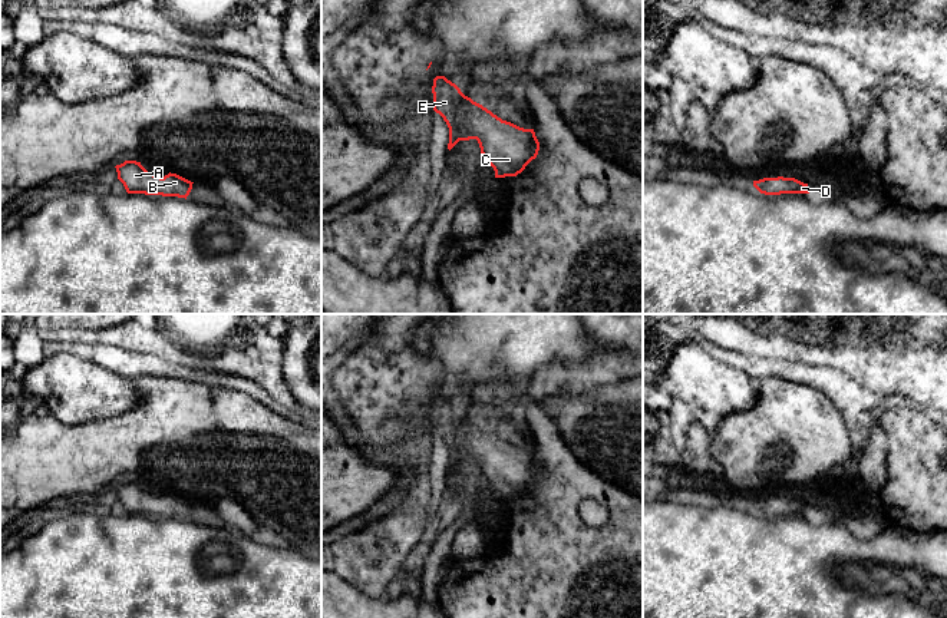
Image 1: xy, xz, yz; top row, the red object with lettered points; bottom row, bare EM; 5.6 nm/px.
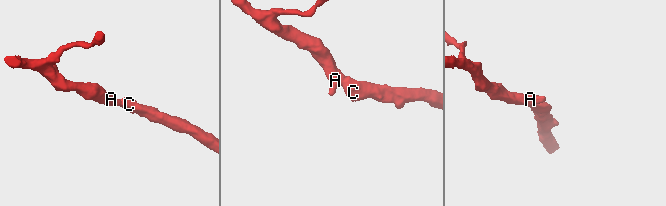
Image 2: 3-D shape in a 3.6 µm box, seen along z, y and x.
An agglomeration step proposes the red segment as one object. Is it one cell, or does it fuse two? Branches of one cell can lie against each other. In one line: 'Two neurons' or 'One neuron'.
One neuron

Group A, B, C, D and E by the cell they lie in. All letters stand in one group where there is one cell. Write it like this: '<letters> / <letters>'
A B C D E

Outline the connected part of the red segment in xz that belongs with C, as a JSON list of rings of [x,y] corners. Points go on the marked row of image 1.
[[[445,76],[433,79],[432,93],[433,110],[449,128],[449,151],[459,141],[476,139],[484,161],[495,171],[495,178],[517,176],[537,158],[540,142],[534,129],[502,120],[465,96]]]

